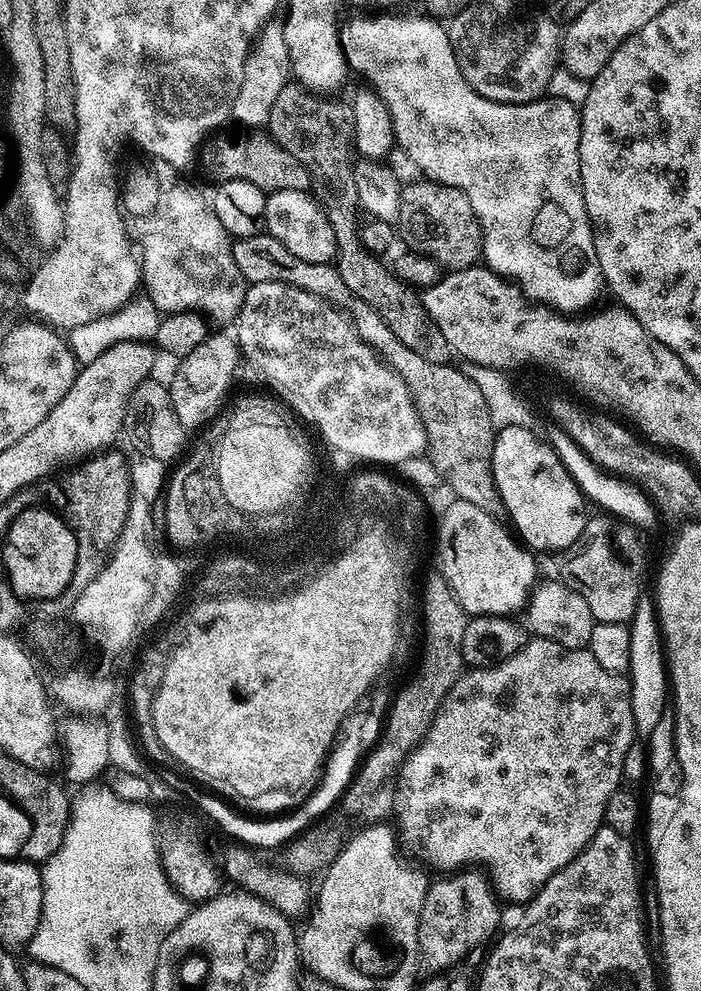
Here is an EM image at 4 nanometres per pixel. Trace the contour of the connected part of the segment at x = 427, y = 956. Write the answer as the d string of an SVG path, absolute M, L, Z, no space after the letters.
M456 870L441 875L444 876L441 880L433 879L428 885L418 922L418 946L419 963L423 967L425 964L429 973L440 974L452 970L467 952L474 951L483 940L491 941L497 935L496 927L500 924L500 908L496 905L498 897L491 879L483 871L478 871Z

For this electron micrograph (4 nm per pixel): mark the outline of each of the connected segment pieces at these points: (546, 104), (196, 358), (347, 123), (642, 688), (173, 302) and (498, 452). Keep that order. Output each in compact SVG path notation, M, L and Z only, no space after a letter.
M356 14L349 24L341 23L340 46L344 51L344 63L353 73L365 76L372 83L371 90L374 96L385 104L386 110L392 119L393 134L398 148L412 159L417 173L427 179L435 180L438 184L454 186L470 198L470 206L474 206L474 214L484 232L484 251L482 260L487 267L499 273L500 276L511 278L520 284L525 295L534 302L546 304L565 314L574 314L579 310L587 309L597 303L596 295L602 292L602 277L600 263L592 237L592 224L588 220L586 202L580 185L580 108L560 96L549 95L547 98L531 100L525 104L503 104L482 98L462 78L462 70L458 70L458 58L450 46L447 27L439 19L428 14L422 16L400 16L404 14L376 14L380 16L366 16L370 14Z
M208 335L190 354L179 357L176 373L172 376L170 391L174 414L178 414L178 422L186 430L200 428L207 420L216 416L216 411L223 409L226 404L224 395L236 376L236 367L242 364L242 353L233 337Z
M289 82L279 91L278 98L274 101L274 106L270 109L270 116L266 125L267 135L272 137L274 143L282 146L286 154L294 154L298 162L306 169L312 178L315 195L325 212L328 213L328 221L336 235L336 259L334 261L337 270L342 274L342 282L350 288L350 294L362 298L382 322L402 342L402 346L414 350L418 358L426 358L426 362L438 362L447 364L453 359L454 353L450 342L446 342L446 337L442 335L442 330L430 318L430 314L424 308L423 299L408 284L393 274L387 267L383 268L381 261L371 256L368 251L360 244L360 233L358 231L358 209L360 199L358 198L358 186L361 181L356 177L356 162L358 155L355 144L355 118L352 113L351 103L343 104L340 100L327 100L327 95L319 91L307 88L305 84L299 82Z
M641 595L639 602L636 603L635 614L632 615L629 628L631 630L630 666L627 673L631 686L631 710L634 715L637 735L646 738L654 732L655 724L668 708L666 656L659 634L655 603L649 595Z
M162 178L160 216L148 226L128 227L141 260L143 291L164 314L197 311L213 321L235 321L244 301L246 281L232 257L233 241L212 213L206 196L176 178L174 186L178 186L178 214L174 214L174 190L172 206L168 208L168 178Z
M510 426L496 432L496 441L492 447L492 478L503 511L508 511L512 519L511 527L515 535L529 549L537 553L560 554L584 535L590 523L590 508L585 496L554 449L530 430L522 426Z

